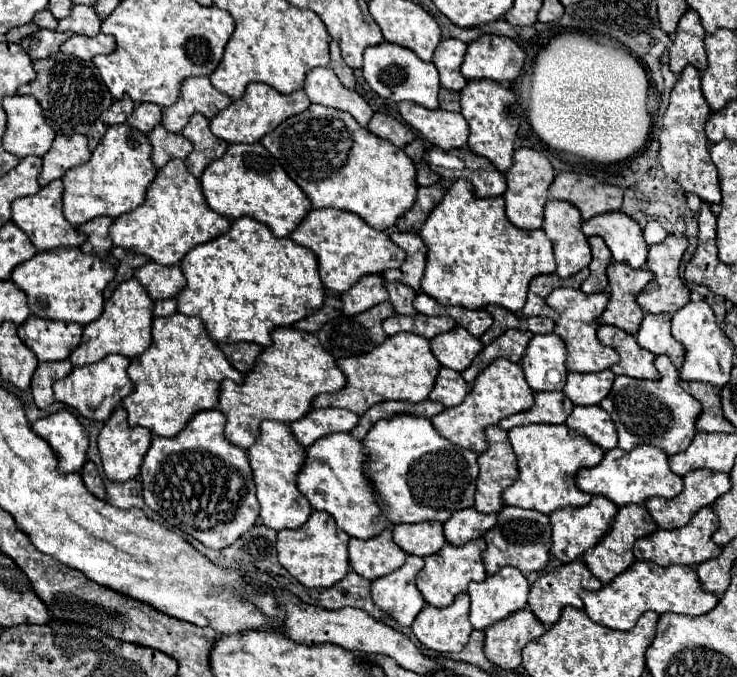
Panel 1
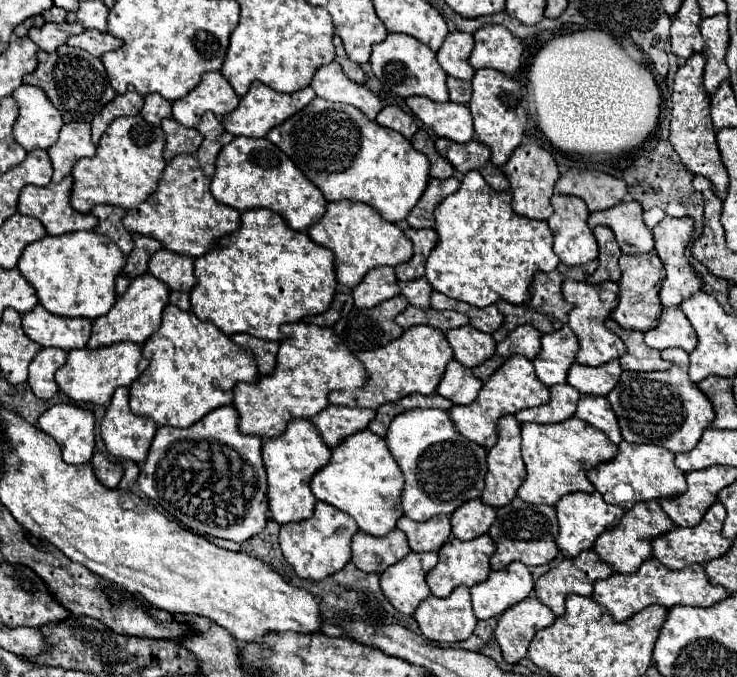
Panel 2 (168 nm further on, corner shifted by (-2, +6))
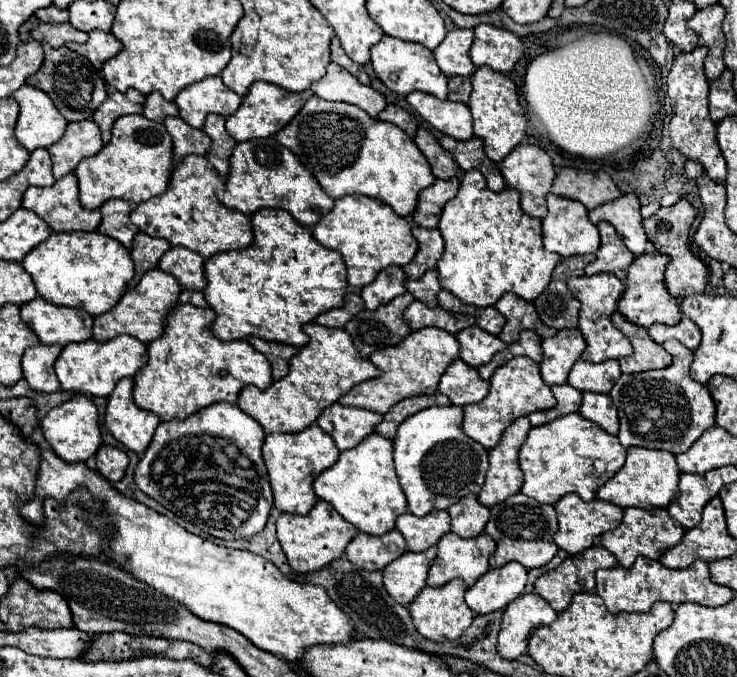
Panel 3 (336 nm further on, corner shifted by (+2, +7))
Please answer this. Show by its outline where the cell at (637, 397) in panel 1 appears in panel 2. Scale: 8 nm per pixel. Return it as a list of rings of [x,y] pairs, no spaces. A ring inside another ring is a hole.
[[[663,349],[663,359],[671,361],[667,371],[655,373],[635,373],[623,371],[615,389],[607,395],[619,425],[621,435],[629,443],[653,443],[661,445],[673,453],[691,451],[703,431],[715,419],[715,411],[711,401],[703,395],[703,391],[689,379],[689,355],[683,349]]]

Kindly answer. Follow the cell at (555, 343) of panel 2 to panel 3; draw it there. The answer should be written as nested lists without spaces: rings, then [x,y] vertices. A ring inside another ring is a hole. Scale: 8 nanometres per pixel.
[[[565,328],[559,330],[553,338],[543,340],[543,360],[539,364],[541,378],[553,386],[553,384],[565,384],[567,374],[575,360],[585,350],[583,334],[577,328]]]

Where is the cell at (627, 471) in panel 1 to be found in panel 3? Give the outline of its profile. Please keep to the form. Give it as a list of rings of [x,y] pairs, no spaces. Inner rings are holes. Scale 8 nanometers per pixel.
[[[627,448],[627,460],[623,468],[597,490],[597,498],[619,508],[667,508],[679,492],[679,474],[681,472],[671,452],[651,448]]]

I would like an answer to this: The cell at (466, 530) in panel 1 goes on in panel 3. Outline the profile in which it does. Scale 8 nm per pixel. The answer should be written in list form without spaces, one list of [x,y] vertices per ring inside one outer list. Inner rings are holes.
[[[469,494],[449,508],[449,516],[451,532],[459,534],[461,538],[475,538],[483,532],[489,520],[489,508],[479,504],[475,494]]]

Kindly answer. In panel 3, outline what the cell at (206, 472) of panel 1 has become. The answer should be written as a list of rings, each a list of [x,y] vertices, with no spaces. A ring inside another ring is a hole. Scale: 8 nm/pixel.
[[[229,402],[211,404],[195,412],[187,420],[161,422],[157,426],[149,448],[145,450],[143,458],[135,468],[135,484],[139,490],[143,490],[161,506],[171,510],[175,516],[183,518],[185,522],[201,528],[203,532],[215,538],[237,540],[253,536],[265,528],[269,510],[273,506],[271,486],[261,458],[263,438],[265,438],[263,428],[235,404]]]

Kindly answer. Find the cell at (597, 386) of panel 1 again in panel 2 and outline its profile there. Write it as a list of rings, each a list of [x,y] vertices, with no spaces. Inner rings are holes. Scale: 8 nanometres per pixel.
[[[617,359],[599,365],[599,367],[587,367],[581,363],[573,363],[569,369],[567,383],[573,385],[583,395],[607,395],[615,383],[619,381],[621,365]]]

